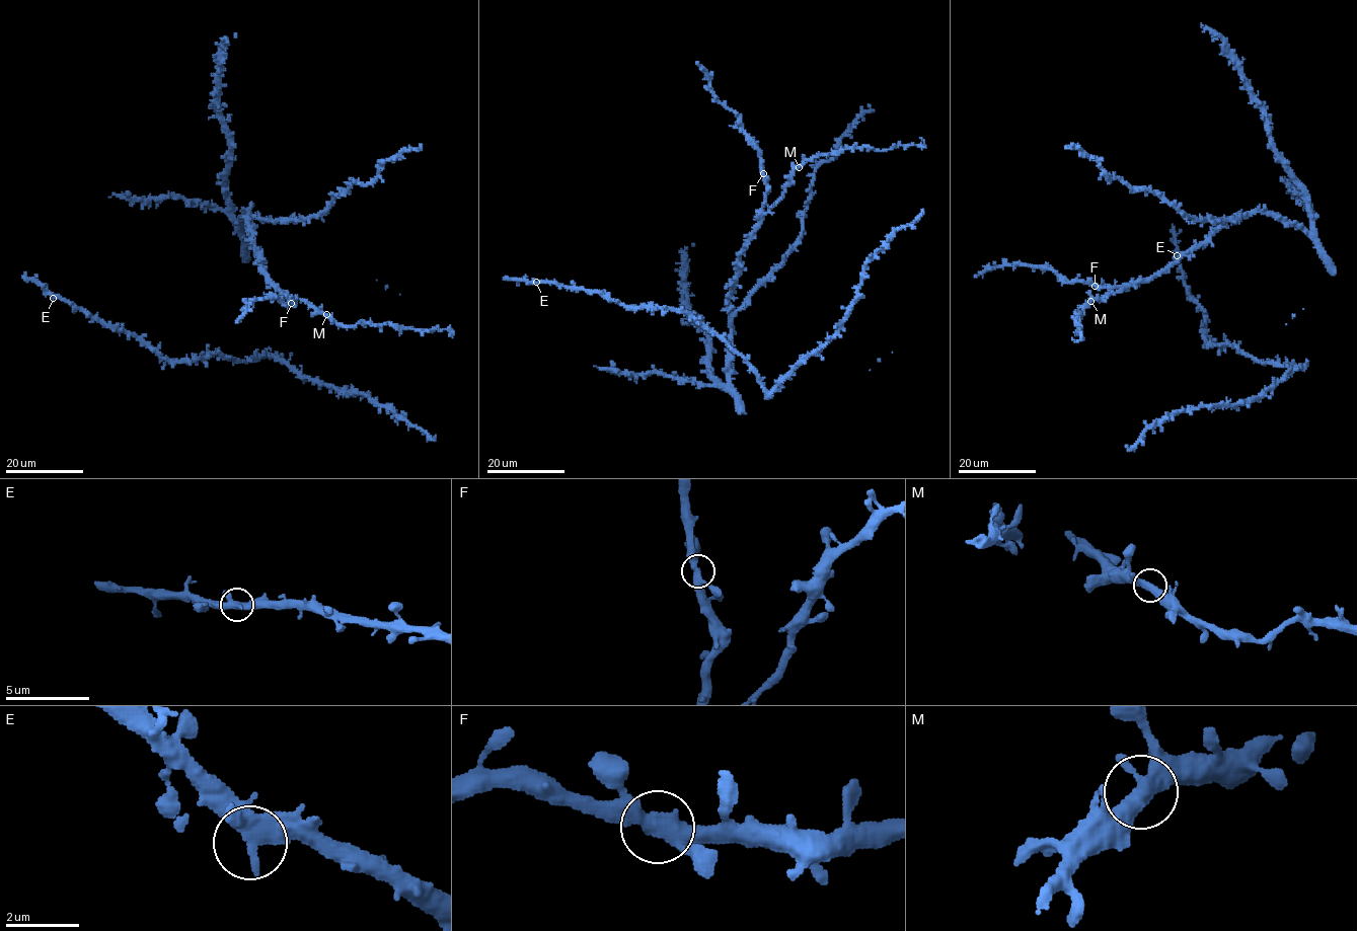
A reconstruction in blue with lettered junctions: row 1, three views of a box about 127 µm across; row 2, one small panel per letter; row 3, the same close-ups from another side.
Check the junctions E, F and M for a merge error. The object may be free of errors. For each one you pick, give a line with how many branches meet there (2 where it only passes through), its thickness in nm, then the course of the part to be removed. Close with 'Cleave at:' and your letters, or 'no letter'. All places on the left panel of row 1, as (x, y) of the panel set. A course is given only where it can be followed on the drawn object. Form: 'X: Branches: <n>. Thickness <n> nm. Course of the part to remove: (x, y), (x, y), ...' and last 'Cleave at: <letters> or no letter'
Cleave at: no letter

